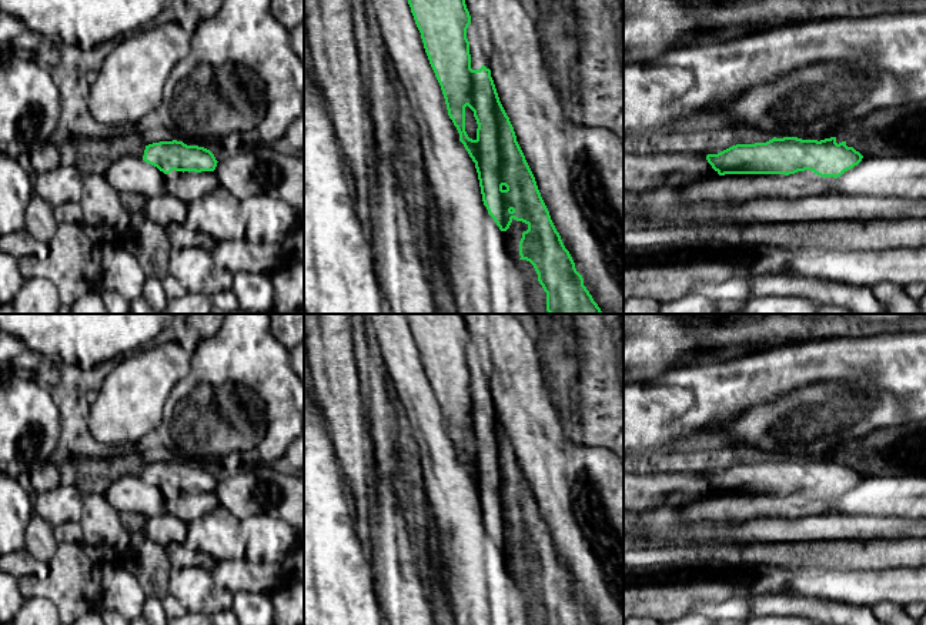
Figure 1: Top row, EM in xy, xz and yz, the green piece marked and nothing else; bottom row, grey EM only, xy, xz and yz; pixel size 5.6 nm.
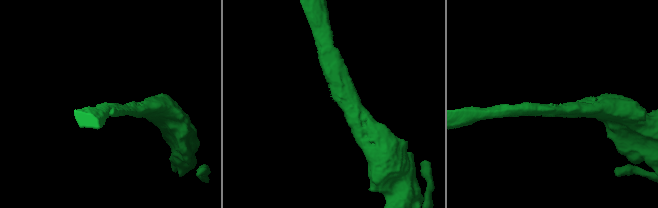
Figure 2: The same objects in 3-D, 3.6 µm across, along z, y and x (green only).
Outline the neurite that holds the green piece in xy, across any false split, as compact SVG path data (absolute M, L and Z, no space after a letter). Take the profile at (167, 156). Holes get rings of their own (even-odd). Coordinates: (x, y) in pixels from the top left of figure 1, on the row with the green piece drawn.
M177 140L146 146L143 160L164 174L170 174L173 170L183 173L214 171L218 163L210 150L187 146Z

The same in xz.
M408 0L408 4L429 64L441 86L448 116L459 133L459 141L475 163L488 214L501 231L507 231L514 220L528 225L519 241L519 260L526 260L534 265L538 281L546 293L546 311L549 314L605 314L584 285L584 278L576 271L575 263L551 220L509 117L499 101L491 70L484 64L479 70L471 68L467 39L471 16L465 0ZM467 106L474 111L478 124L475 140L469 138L465 131Z

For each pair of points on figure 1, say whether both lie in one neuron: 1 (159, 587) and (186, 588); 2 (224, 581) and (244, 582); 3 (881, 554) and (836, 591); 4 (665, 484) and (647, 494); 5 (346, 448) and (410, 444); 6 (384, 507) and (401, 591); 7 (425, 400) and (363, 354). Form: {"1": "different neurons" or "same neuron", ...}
{"1": "different neurons", "2": "same neuron", "3": "different neurons", "4": "same neuron", "5": "different neurons", "6": "same neuron", "7": "different neurons"}

